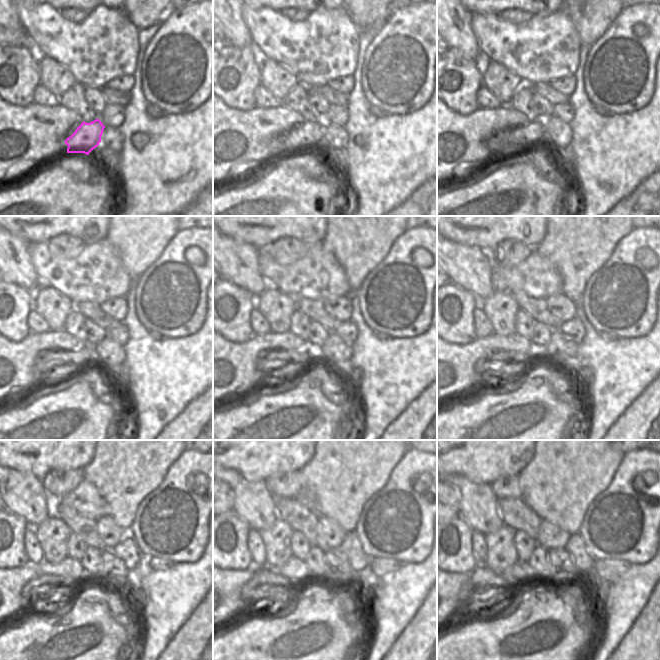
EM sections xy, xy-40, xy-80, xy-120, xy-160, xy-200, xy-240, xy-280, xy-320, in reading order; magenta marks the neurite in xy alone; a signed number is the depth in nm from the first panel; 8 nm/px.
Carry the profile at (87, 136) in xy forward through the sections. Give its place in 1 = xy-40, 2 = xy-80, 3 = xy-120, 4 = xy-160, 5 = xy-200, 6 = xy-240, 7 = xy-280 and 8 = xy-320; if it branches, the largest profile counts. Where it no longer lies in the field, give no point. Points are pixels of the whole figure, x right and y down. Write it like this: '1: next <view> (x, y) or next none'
1: next xy-40 (309, 135)
2: next xy-80 (530, 135)
3: next xy-120 (68, 360)
4: next xy-160 (298, 357)
5: next xy-200 (510, 357)
6: next xy-240 (68, 582)
7: next xy-280 (262, 577)
8: next xy-320 (481, 577)

